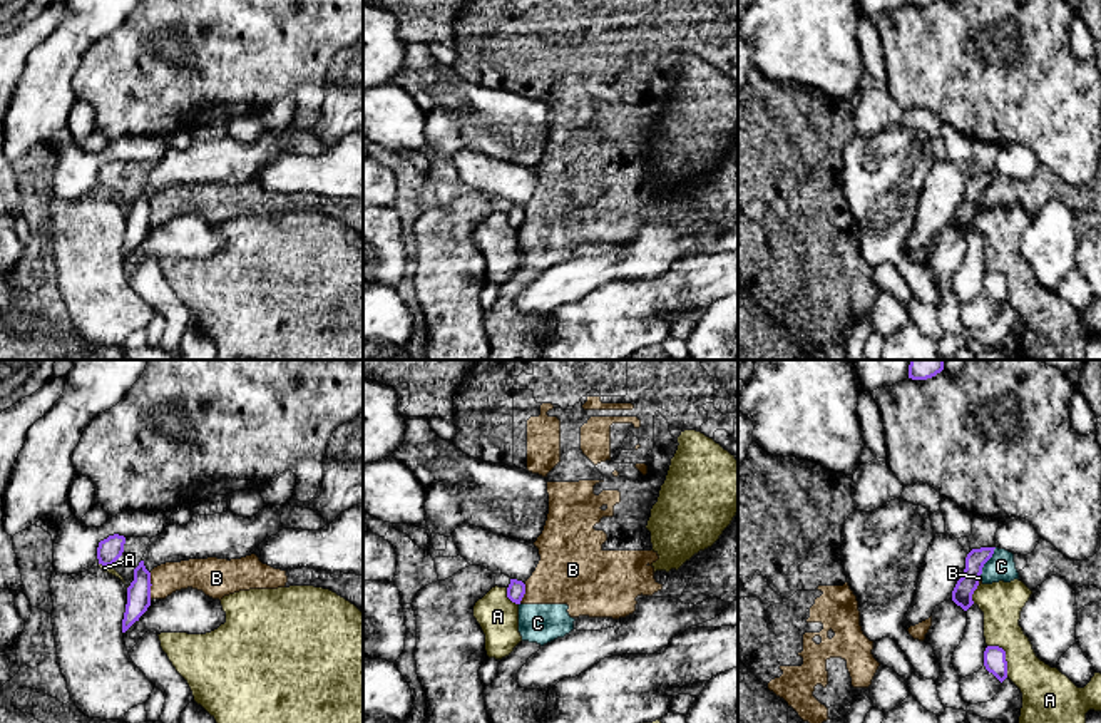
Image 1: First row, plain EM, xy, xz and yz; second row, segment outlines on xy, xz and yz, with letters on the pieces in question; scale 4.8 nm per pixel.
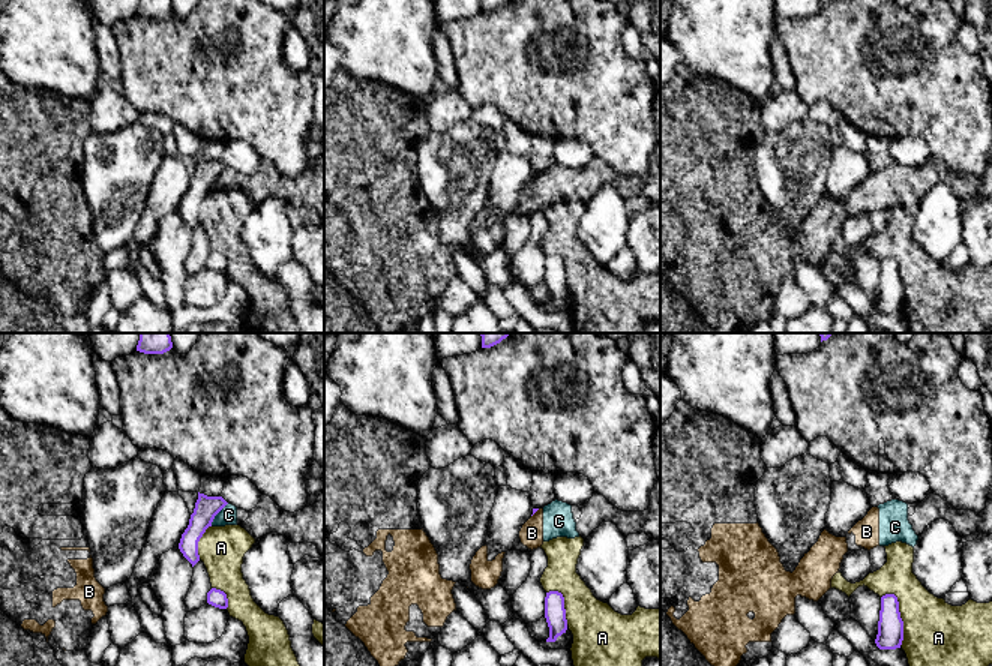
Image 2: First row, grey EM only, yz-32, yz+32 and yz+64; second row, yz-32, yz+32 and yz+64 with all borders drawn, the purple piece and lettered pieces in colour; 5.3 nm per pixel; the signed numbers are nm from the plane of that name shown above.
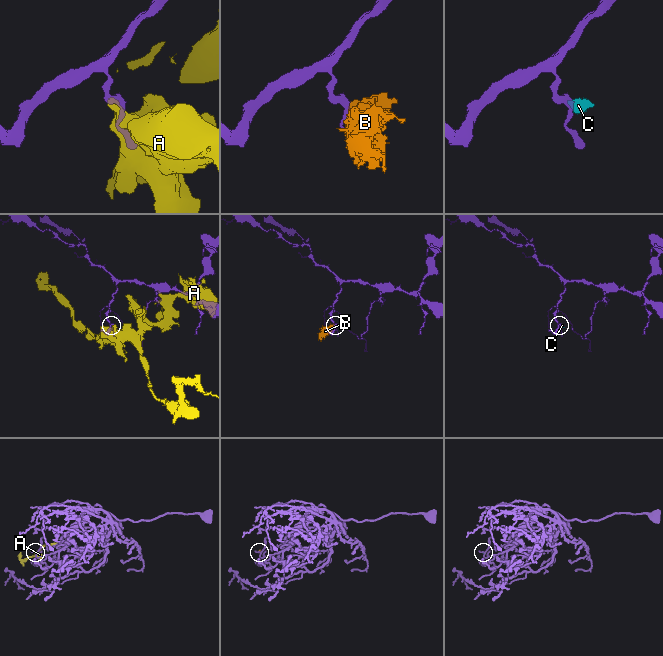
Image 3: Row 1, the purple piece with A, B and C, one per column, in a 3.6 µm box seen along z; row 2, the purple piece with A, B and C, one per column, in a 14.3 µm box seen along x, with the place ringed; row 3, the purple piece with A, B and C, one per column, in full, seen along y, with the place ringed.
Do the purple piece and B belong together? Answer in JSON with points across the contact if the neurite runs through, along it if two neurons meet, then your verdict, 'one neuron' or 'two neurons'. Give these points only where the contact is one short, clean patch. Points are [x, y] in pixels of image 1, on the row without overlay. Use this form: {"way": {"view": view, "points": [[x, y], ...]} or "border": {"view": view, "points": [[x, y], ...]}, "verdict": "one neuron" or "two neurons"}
{"border": {"view": "xy", "points": [[149, 198], [151, 223]]}, "verdict": "two neurons"}

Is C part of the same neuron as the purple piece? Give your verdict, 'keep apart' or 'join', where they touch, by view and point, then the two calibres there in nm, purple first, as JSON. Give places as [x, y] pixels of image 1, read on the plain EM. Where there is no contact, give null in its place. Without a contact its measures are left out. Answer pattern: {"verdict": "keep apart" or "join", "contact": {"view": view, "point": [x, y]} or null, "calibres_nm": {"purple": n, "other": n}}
{"verdict": "keep apart", "contact": {"view": "yz", "point": [986, 186]}, "calibres_nm": {"purple": 100, "other": 140}}

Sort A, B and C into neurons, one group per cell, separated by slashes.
A / B C

